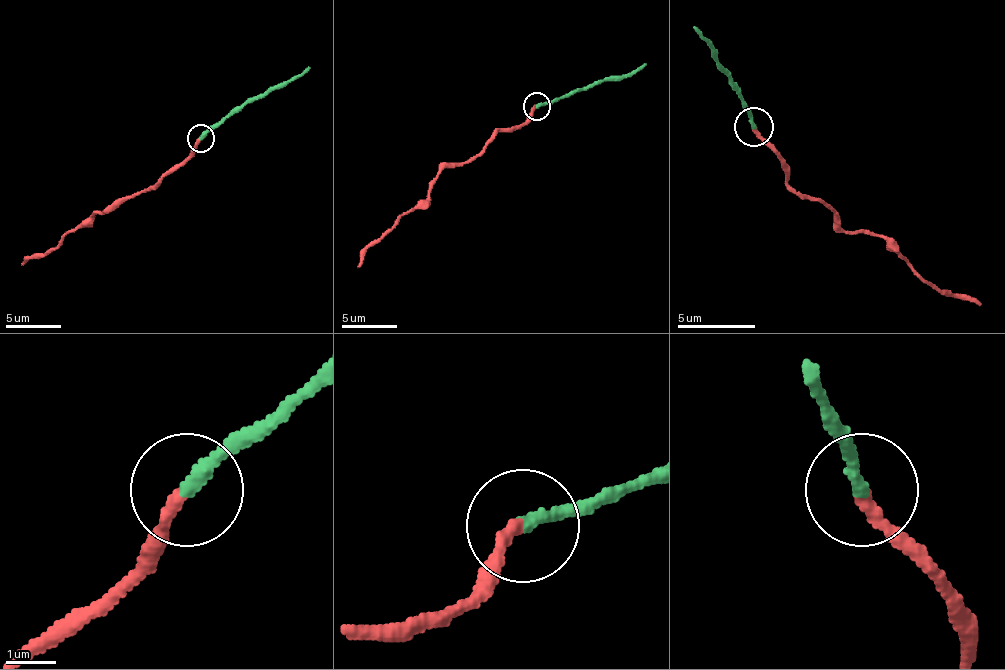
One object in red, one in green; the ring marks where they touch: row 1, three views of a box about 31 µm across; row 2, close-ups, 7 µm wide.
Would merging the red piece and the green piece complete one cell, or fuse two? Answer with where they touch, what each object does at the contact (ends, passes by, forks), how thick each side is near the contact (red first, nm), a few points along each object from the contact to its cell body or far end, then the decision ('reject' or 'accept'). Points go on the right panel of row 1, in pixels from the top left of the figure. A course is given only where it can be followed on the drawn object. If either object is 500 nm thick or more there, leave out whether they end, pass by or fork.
(754, 127) | red ends | green ends | 260/280 nm | red via (755, 128), (778, 155), (786, 182), (798, 194), (821, 202), (848, 233), (879, 233), (926, 283), (981, 307) | green via (755, 128), (728, 77), (712, 58), (712, 46), (693, 26) | accept

